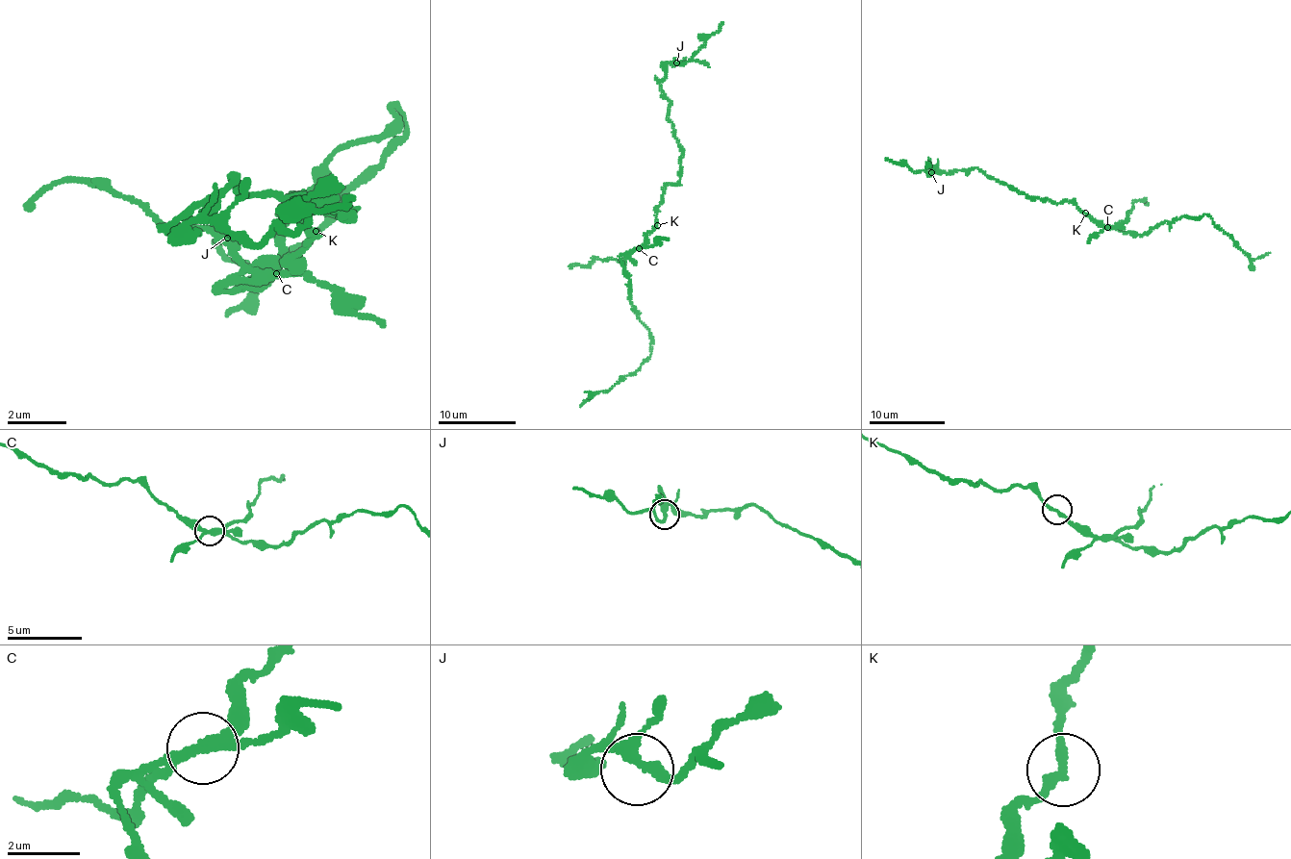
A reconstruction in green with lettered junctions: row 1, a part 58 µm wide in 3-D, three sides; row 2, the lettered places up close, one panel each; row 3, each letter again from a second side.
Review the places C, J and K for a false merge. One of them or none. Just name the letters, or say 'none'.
C

